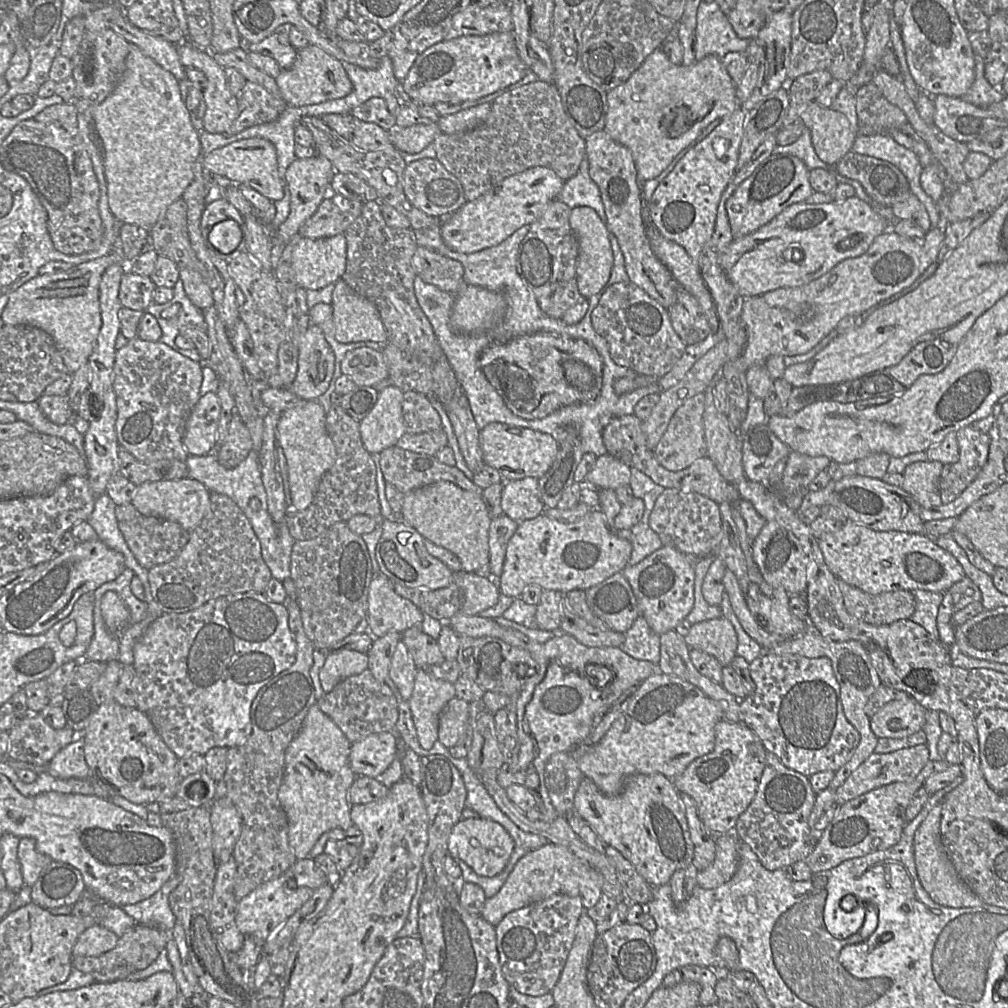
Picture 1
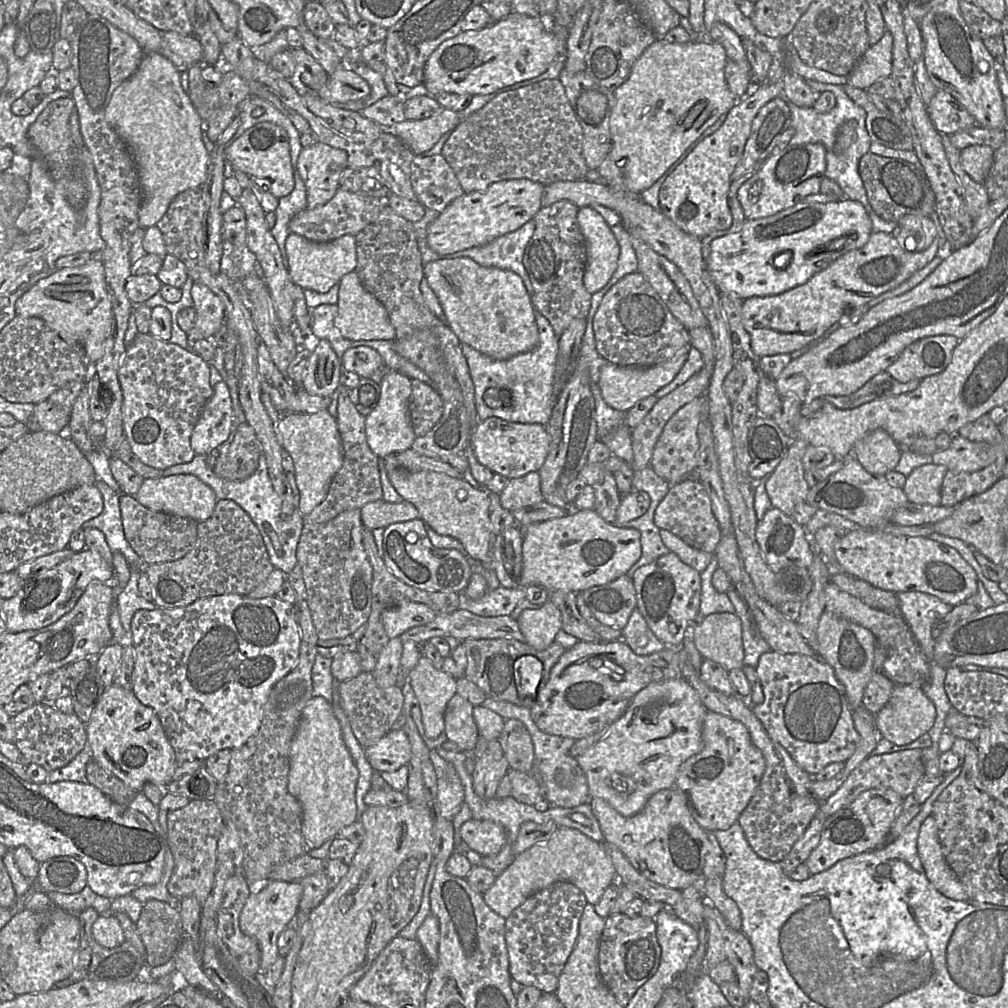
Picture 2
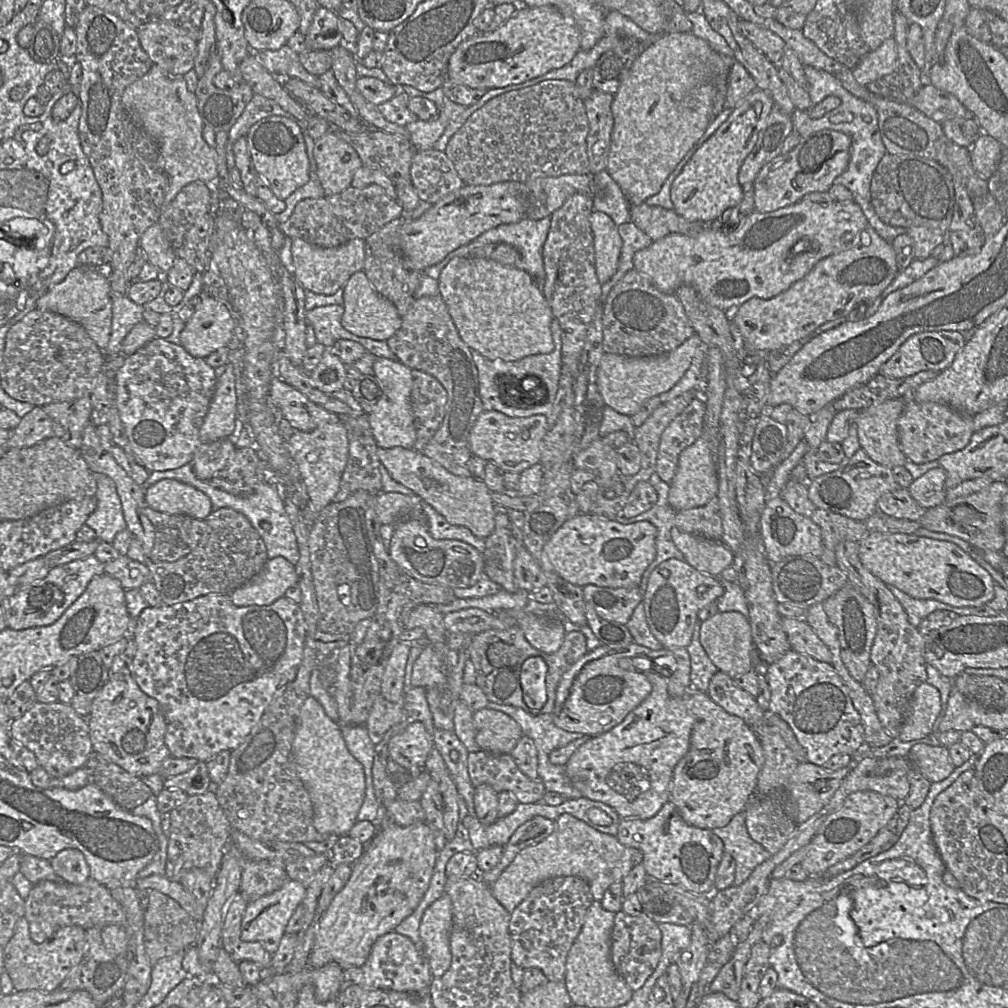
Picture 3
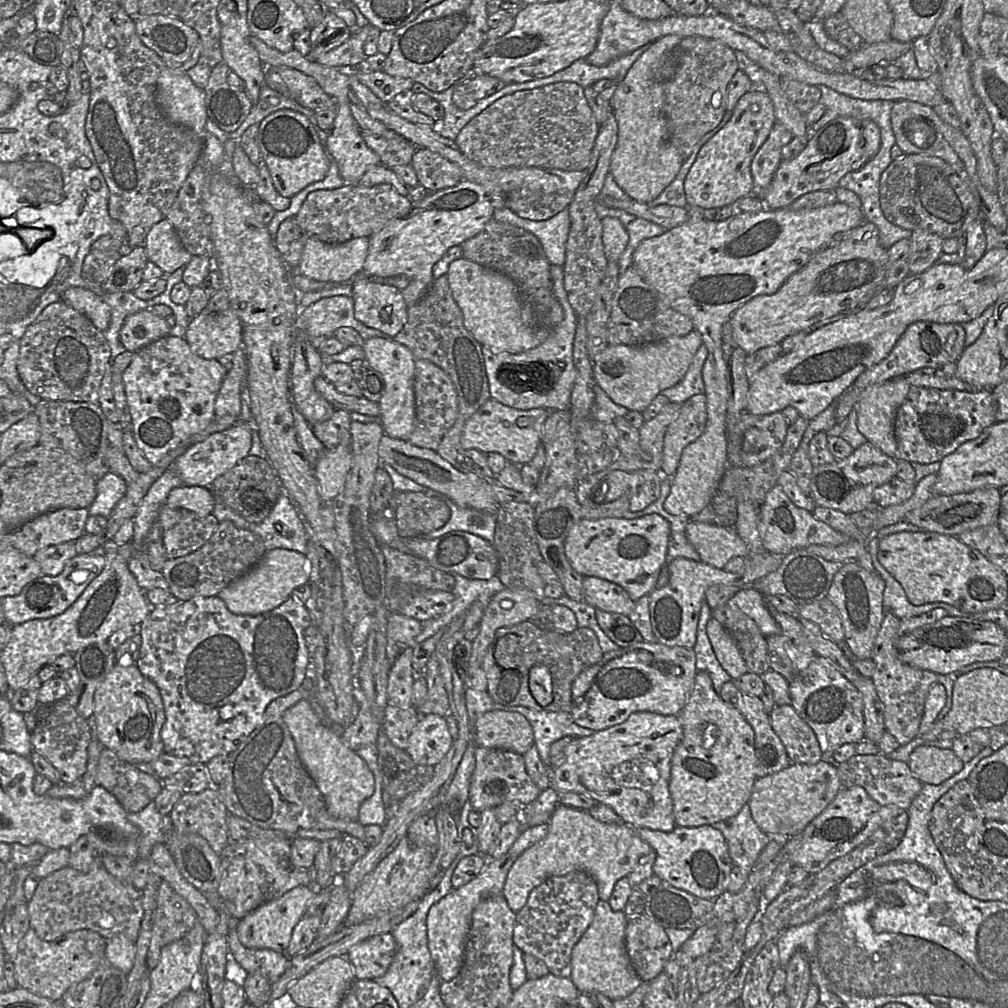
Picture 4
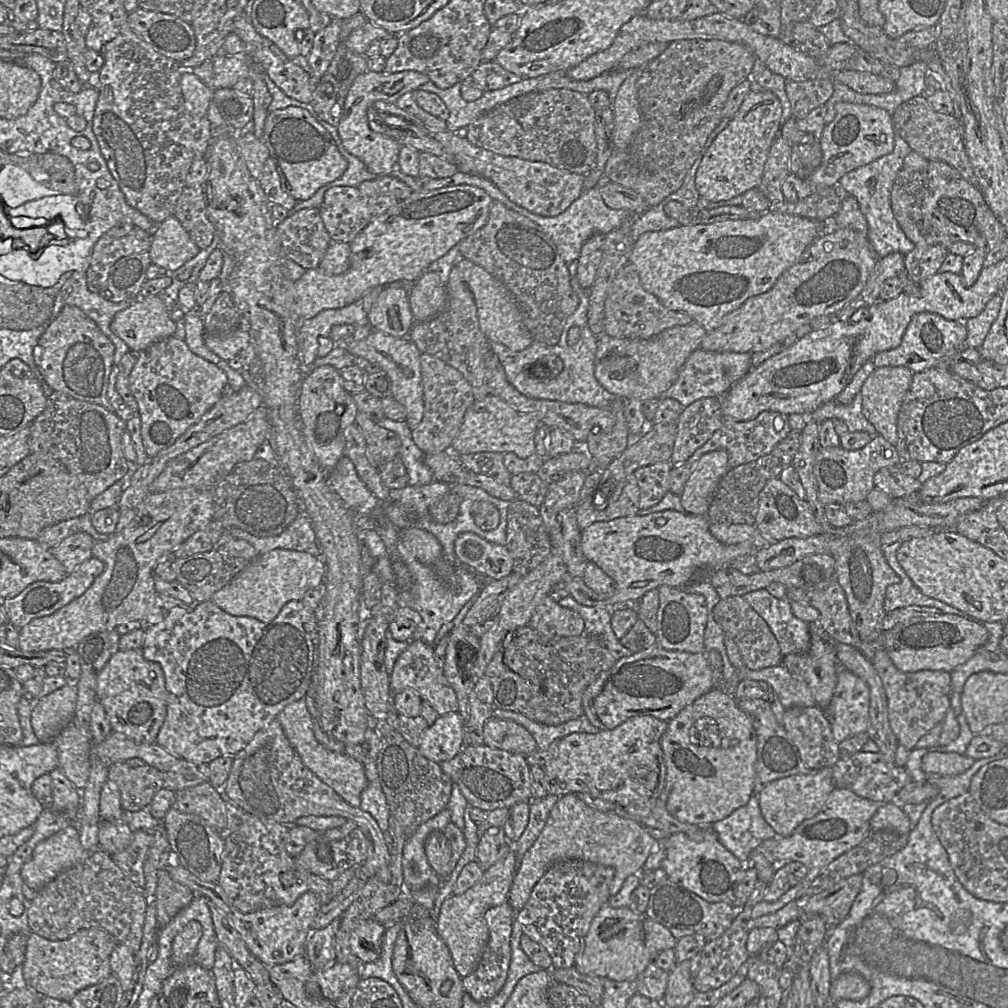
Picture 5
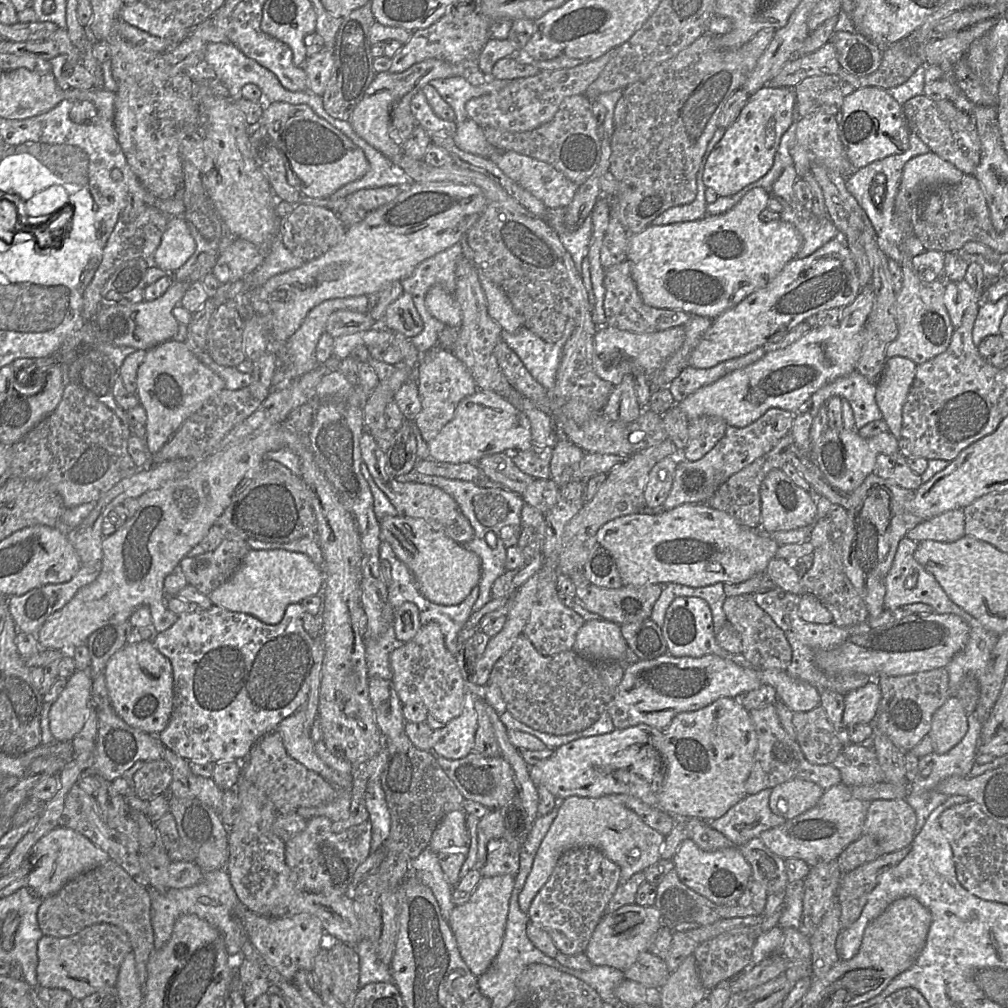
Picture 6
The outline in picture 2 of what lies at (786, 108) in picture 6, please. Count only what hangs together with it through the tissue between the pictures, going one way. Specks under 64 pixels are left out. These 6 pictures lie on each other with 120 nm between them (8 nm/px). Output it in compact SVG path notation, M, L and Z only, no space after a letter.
M767 77L759 86L754 86L743 99L738 99L721 127L698 143L665 179L659 190L660 212L682 231L702 239L731 226L728 205L731 175L742 158L754 118L770 100L783 96L783 90L784 77Z

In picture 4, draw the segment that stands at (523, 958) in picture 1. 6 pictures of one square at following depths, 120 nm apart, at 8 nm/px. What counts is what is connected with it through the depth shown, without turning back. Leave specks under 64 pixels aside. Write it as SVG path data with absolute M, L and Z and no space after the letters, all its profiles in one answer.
M573 871L547 879L532 890L525 906L516 913L514 946L542 960L549 973L570 978L572 949L591 924L599 901L598 886L586 872Z

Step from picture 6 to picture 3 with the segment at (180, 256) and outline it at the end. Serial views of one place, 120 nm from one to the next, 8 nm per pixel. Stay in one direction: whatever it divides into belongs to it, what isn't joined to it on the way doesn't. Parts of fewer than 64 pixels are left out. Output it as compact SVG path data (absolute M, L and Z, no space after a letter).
M159 223L150 226L143 233L140 247L144 250L147 260L162 273L168 272L173 266L176 254Z

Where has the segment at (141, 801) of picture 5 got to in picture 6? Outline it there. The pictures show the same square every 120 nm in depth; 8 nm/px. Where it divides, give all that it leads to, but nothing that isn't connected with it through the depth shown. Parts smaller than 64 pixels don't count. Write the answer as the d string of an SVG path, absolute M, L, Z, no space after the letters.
M164 759L145 761L133 776L133 787L136 795L145 801L169 791L172 780L170 765Z

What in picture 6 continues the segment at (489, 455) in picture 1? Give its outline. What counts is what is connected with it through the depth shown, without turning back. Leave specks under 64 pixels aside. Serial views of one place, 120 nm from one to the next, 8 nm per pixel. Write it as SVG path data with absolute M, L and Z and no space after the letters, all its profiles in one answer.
M477 390L458 404L454 417L428 443L429 458L439 462L477 463L481 458L533 446L529 418L507 399L490 390Z

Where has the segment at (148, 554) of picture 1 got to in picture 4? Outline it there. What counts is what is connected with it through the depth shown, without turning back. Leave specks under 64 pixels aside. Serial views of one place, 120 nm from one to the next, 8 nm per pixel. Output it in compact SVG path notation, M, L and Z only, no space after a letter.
M183 511L180 522L163 534L162 542L167 558L183 557L198 550L211 538L218 525L219 521L212 513L198 516Z

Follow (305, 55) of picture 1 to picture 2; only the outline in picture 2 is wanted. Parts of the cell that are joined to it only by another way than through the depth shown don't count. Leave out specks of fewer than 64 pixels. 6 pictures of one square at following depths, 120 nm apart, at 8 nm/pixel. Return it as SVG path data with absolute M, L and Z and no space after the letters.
M342 66L337 68L327 83L315 91L318 97L328 103L346 103L367 97L371 87L363 78Z

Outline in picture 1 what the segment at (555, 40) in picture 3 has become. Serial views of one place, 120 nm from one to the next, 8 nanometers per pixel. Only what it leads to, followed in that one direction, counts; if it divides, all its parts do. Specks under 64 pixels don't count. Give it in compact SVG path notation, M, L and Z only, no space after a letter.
M513 31L469 35L437 43L425 50L415 60L401 86L413 101L422 104L461 104L506 88L520 81L528 71L519 57Z

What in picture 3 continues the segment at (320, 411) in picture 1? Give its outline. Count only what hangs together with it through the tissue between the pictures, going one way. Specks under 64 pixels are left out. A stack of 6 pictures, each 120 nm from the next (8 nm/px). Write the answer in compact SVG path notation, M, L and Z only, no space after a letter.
M340 421L320 425L309 432L295 430L288 439L288 445L305 485L310 506L315 512L319 512L332 502L339 490L349 454L347 427Z

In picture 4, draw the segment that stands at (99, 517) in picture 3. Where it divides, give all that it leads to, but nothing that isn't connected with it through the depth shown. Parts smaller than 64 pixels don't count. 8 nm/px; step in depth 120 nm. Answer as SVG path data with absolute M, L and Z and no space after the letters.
M108 472L96 481L96 497L89 506L89 515L101 515L109 517L118 502L126 493L125 480L113 473Z

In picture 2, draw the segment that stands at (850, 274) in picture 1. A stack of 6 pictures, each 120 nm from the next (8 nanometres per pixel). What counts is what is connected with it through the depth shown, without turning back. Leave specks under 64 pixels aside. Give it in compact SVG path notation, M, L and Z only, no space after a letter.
M873 231L862 248L842 255L805 284L778 295L743 300L742 323L750 335L751 350L761 358L790 354L803 348L839 322L846 311L894 289L926 266L936 256L939 244L937 235L927 249L908 252L899 246L892 234Z

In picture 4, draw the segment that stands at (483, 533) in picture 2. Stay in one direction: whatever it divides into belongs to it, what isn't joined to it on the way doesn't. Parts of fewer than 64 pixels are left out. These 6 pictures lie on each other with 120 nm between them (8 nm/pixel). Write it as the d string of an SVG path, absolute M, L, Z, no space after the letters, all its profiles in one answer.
M385 434L379 443L378 455L382 465L389 465L399 474L441 493L457 506L490 513L497 518L498 508L501 504L495 499L489 482L474 474L460 472L436 451L414 446L408 440L392 438Z

